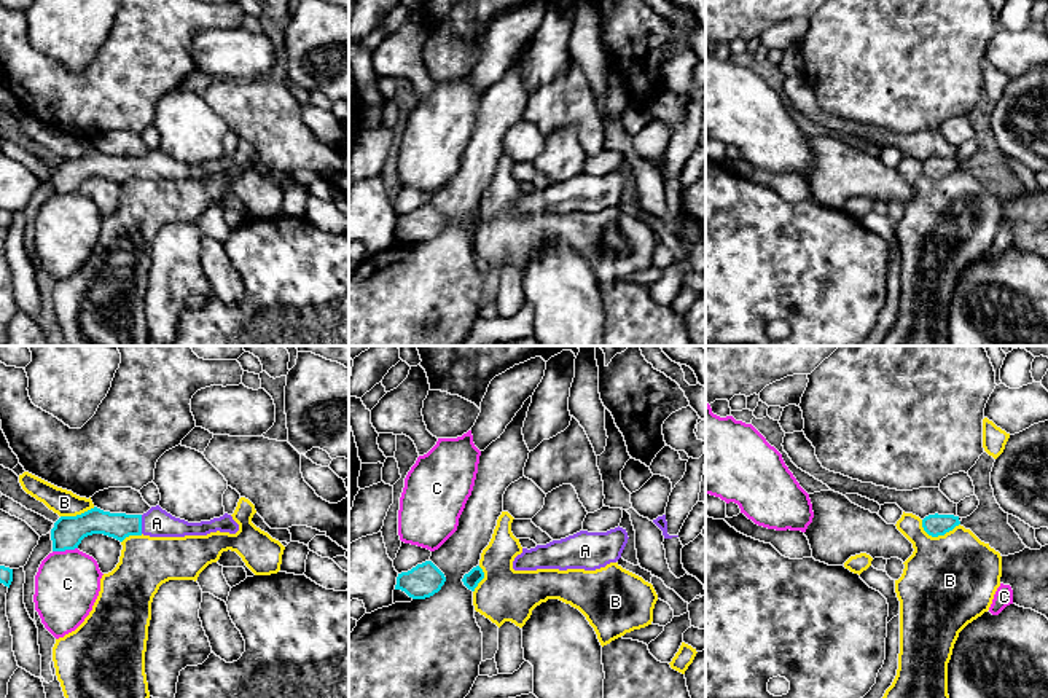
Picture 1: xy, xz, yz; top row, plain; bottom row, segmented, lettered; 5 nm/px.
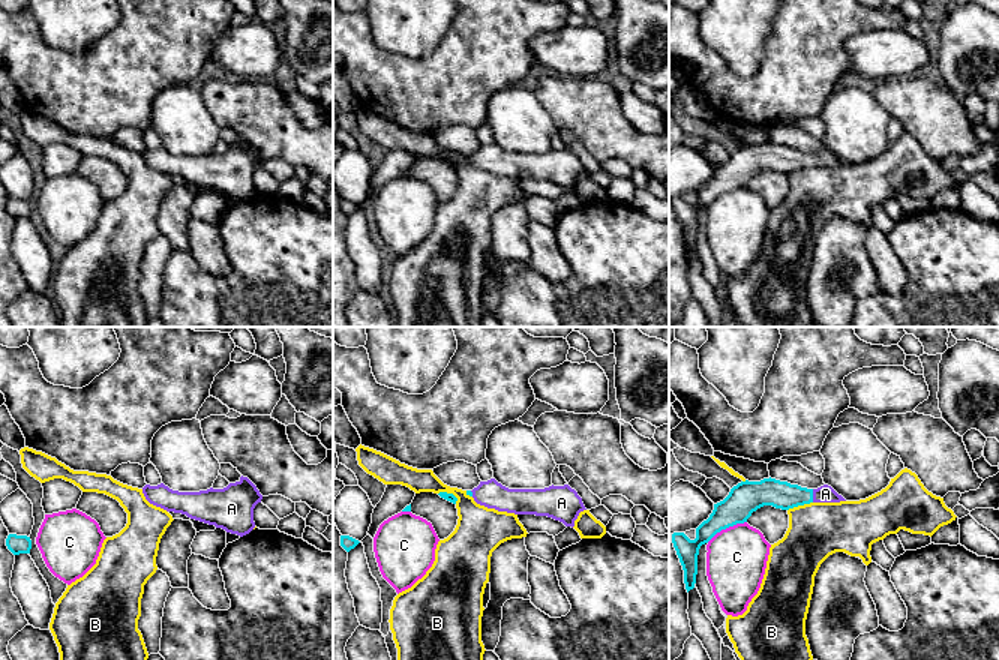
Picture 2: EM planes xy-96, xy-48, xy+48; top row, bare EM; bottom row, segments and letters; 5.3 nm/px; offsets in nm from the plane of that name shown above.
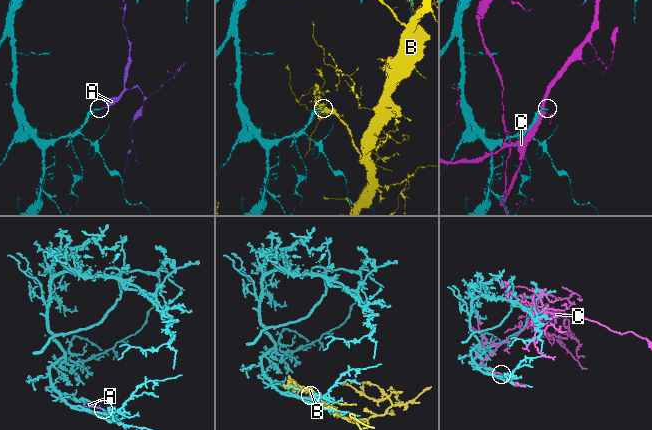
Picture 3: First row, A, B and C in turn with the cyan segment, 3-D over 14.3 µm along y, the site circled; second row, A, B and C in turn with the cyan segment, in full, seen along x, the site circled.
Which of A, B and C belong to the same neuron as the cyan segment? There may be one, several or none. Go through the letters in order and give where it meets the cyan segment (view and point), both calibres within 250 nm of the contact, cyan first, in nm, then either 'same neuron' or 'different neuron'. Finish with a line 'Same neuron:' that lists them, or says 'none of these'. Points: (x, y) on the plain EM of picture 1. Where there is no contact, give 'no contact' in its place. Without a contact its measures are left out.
A: meets cyan in xy at (140, 168); 130 nm thick on the cyan side, 140 nm on the other; same neuron
B: meets cyan in yz at (937, 179); 110 nm thick on the cyan side, 460 nm on the other; different neuron
C: meets cyan in xy at (64, 193); 160 nm thick on the cyan side, 320 nm on the other; different neuron
Same neuron: A

